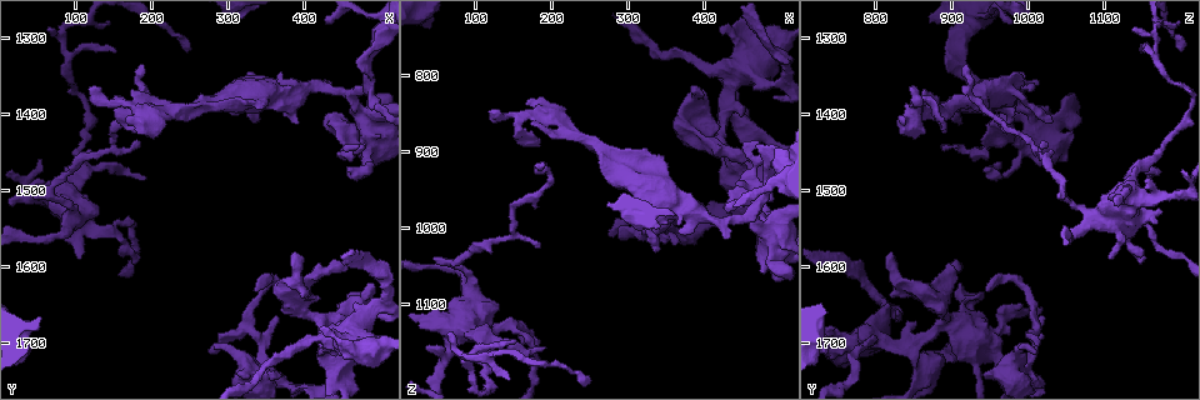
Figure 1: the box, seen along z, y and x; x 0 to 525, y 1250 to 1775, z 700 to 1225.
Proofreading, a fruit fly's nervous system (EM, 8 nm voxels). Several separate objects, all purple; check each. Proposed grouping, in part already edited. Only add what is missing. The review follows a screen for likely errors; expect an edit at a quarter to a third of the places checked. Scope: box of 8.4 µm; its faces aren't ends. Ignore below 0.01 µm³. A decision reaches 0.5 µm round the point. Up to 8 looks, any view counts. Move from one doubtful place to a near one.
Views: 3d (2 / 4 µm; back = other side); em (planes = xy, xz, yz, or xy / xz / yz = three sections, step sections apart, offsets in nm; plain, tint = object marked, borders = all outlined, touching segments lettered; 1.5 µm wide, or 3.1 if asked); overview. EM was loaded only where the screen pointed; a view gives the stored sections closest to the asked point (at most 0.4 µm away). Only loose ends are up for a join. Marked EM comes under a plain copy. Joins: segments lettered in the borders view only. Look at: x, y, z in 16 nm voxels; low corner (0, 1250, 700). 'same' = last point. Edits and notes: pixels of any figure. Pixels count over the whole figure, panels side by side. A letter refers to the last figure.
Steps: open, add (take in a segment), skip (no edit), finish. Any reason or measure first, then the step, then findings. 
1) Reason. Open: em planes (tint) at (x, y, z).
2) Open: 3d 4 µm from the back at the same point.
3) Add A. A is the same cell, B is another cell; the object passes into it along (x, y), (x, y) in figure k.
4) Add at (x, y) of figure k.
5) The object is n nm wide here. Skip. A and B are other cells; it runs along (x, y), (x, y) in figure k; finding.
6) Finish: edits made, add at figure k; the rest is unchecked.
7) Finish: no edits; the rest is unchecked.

Tapers out. Open: 3d 2 µm at (365, 1665, 1020).

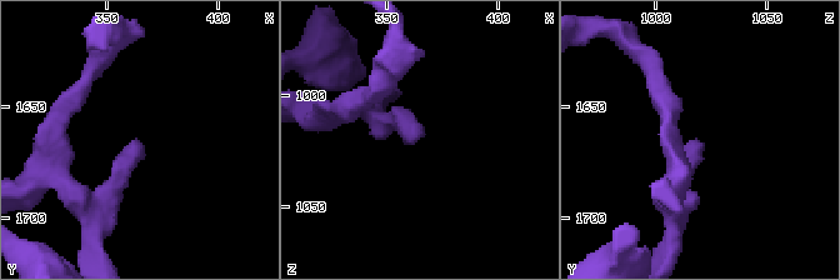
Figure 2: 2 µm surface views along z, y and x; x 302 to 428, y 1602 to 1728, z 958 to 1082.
Open: em yz step 4 (borders) at (365, 1665, 1020).

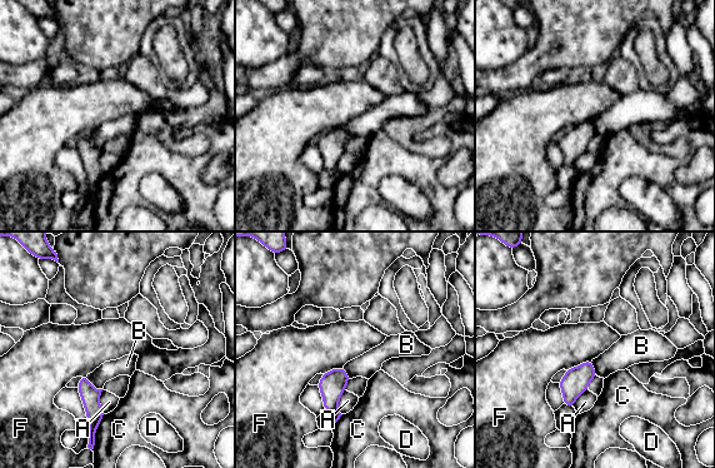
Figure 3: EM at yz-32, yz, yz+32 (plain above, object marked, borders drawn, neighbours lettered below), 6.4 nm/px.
Open: em planes (borders) at the same point.

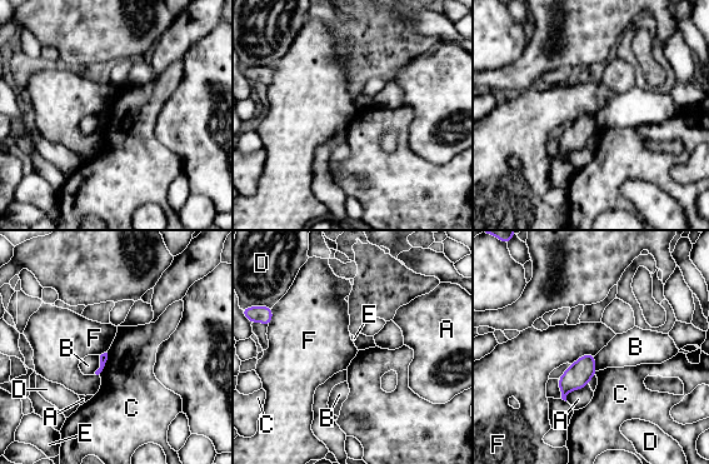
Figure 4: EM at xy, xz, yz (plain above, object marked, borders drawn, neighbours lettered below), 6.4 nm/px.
The longest contact is with A, 190 nm. Skip. A, B, C, D, E and F are other cells; a border runs along (108, 353), (105, 365), (98, 374) in figure 4; no lettered segment goes on from it.

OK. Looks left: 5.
Branch stops here. Open: em planes (borders) at (430, 1360, 1010).

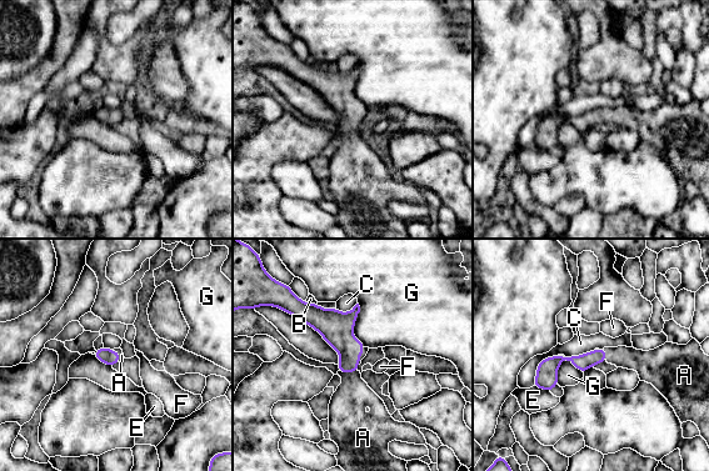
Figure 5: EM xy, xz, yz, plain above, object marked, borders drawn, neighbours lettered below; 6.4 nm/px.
The object is 100 nm wide here. Add A. A is the same cell, B, C, E, F and G are other cells; the object passes into it along (339, 335), (348, 372), (348, 406) in figure 5; the cell continues.

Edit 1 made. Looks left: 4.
Open: overview.

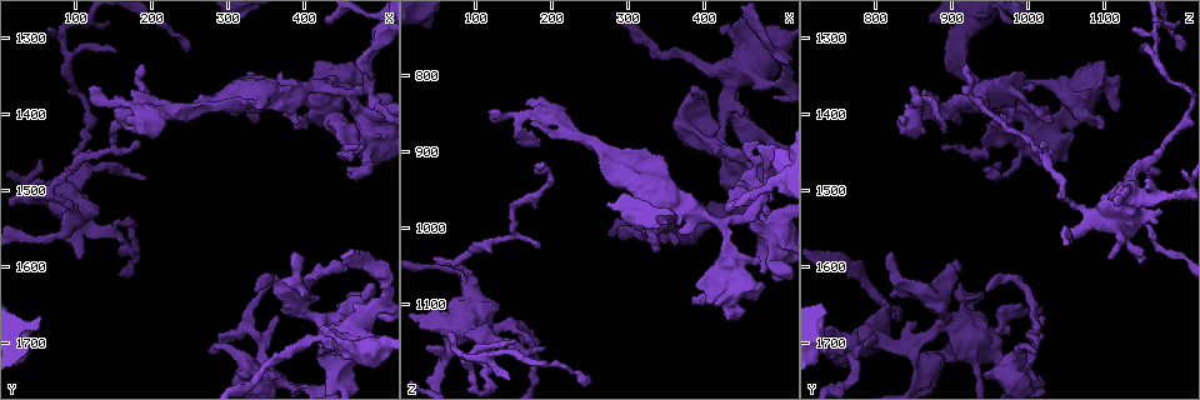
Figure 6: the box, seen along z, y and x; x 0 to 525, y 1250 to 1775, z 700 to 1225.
Tapers out. Open: em xy step 8 (borders) at (70, 1290, 1140).

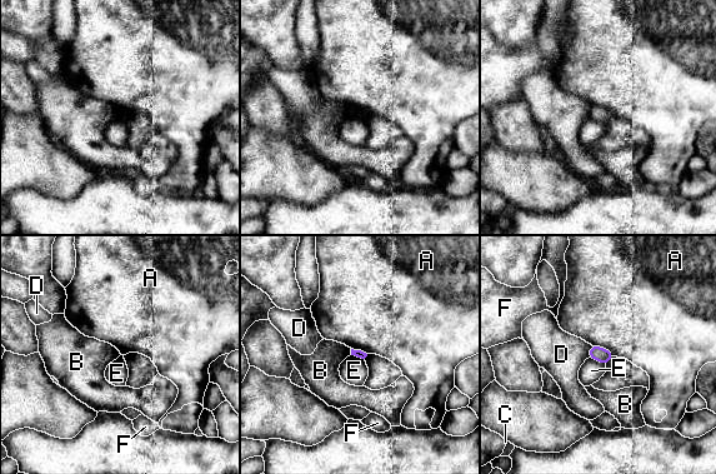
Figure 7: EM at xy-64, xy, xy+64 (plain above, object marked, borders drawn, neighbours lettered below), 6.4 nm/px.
Skip. A, B, C, D, E and F are other cells; a border runs along (591, 344), (607, 348), (615, 355) in figure 7; no lettered segment goes on from it.

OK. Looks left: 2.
Finish: edits made, add at figure 5; the rest is unchecked.

